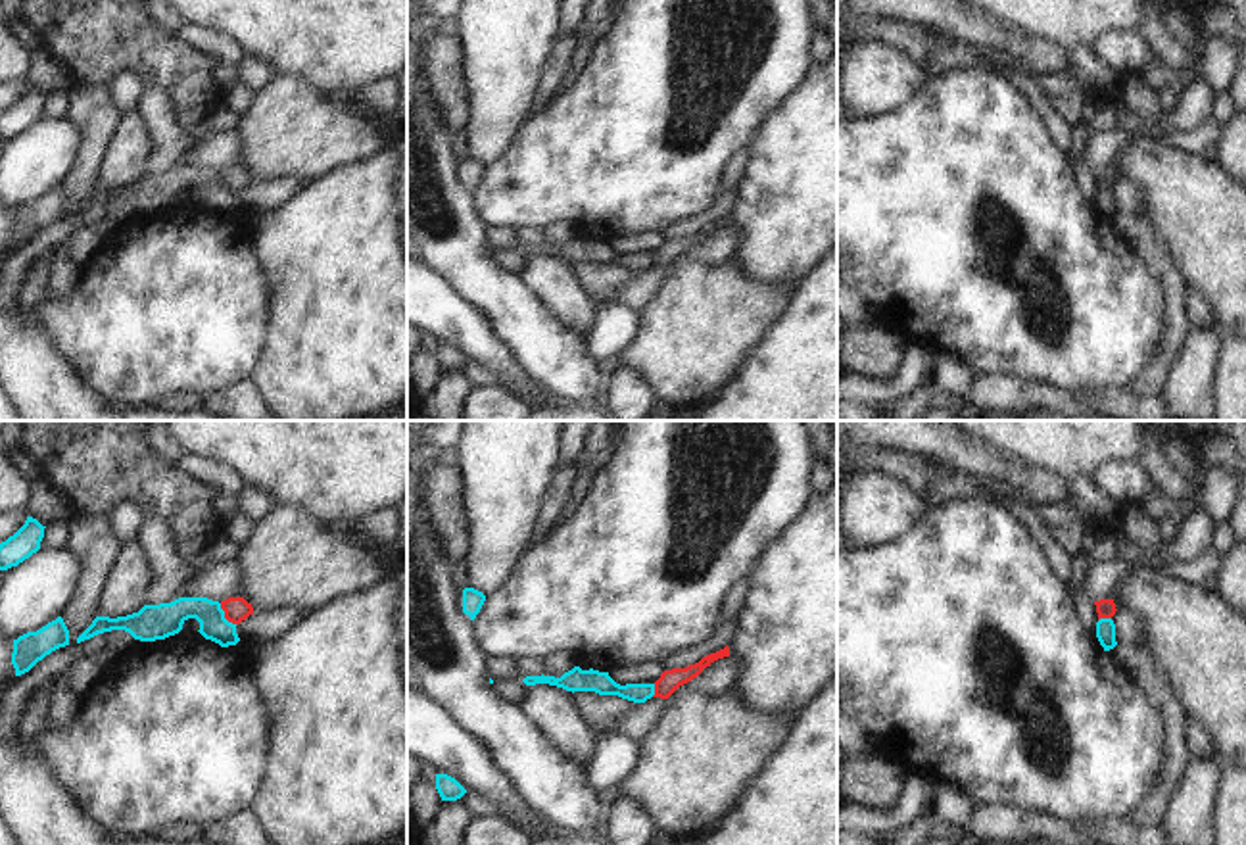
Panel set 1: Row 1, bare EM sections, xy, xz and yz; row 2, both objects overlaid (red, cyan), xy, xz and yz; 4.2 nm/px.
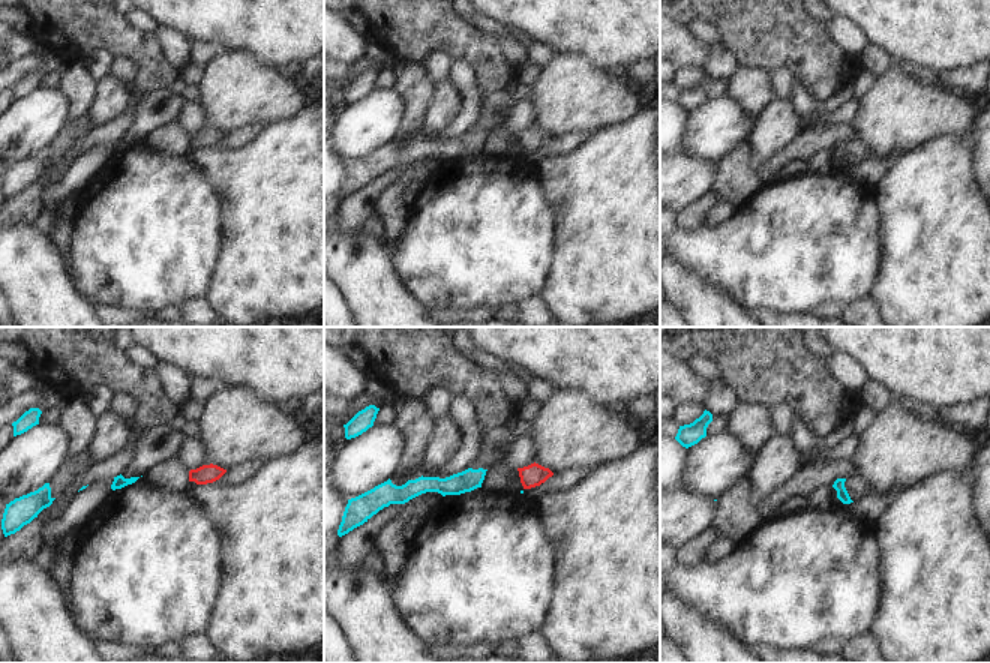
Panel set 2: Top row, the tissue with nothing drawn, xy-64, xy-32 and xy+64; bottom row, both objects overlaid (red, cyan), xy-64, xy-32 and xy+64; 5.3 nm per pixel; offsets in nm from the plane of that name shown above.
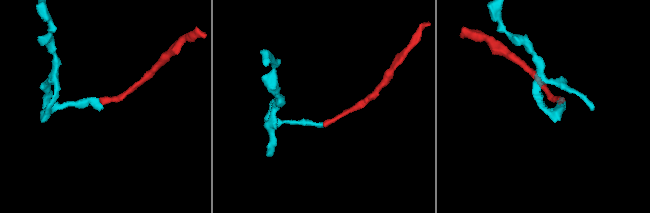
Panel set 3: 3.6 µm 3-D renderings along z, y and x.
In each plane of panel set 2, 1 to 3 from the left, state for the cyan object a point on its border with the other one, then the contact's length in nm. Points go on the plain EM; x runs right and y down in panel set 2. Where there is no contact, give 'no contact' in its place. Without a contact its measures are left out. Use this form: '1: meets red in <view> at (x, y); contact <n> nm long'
1: no contact
2: no contact
3: no contact

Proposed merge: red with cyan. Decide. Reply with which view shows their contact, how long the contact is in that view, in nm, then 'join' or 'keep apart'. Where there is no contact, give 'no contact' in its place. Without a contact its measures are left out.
meets red in xy; contact 120 nm long; keep apart

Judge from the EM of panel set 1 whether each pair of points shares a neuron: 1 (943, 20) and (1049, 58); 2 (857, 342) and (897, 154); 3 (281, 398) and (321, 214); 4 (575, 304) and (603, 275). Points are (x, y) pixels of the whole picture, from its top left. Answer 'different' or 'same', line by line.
1: same
2: different
3: same
4: different

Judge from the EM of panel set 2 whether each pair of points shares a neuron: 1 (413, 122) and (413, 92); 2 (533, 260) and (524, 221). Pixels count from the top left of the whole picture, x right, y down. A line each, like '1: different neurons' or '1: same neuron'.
1: same neuron
2: same neuron

